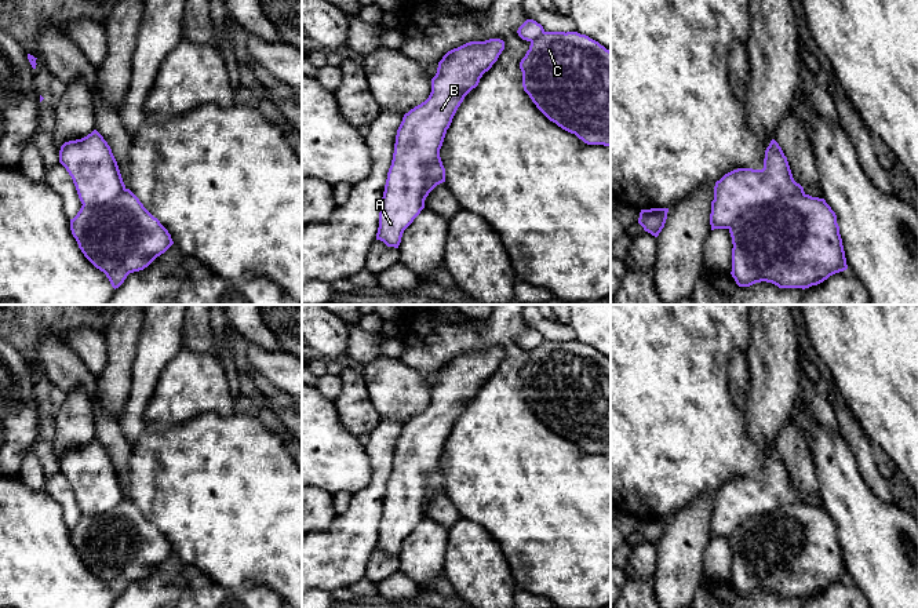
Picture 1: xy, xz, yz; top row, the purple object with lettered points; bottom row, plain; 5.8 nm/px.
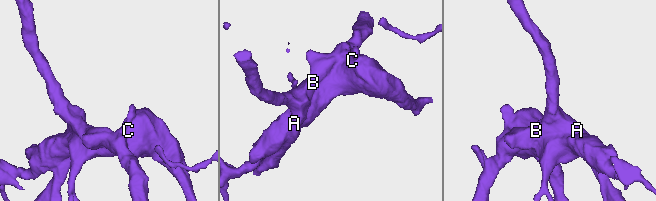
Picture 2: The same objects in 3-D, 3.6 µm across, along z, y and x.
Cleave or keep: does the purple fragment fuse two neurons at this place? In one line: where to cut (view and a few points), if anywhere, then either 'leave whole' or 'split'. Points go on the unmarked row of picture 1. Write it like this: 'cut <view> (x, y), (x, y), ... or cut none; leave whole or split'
cut yz (804, 502), (783, 505), (750, 516), (728, 536); split

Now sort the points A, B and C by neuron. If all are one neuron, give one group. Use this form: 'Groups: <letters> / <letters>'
Groups: A B / C

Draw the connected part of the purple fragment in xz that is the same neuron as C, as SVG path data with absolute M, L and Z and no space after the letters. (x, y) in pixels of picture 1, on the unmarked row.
M543 341L520 371L522 396L536 416L587 454L611 456L611 360L578 341Z

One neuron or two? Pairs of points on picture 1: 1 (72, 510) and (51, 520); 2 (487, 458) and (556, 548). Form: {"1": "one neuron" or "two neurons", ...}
{"1": "two neurons", "2": "one neuron"}

